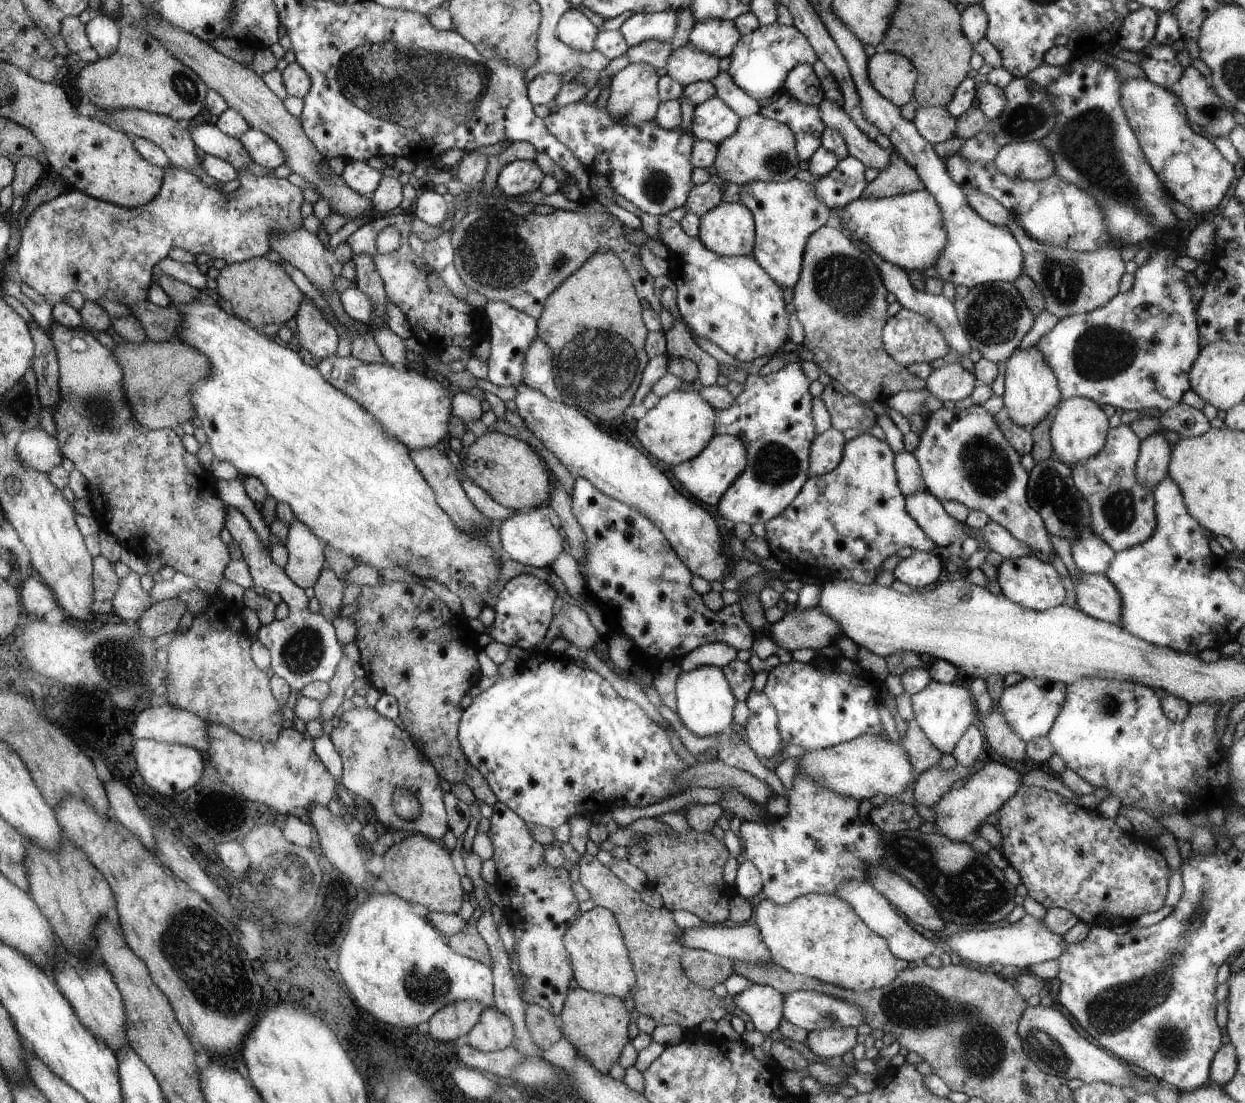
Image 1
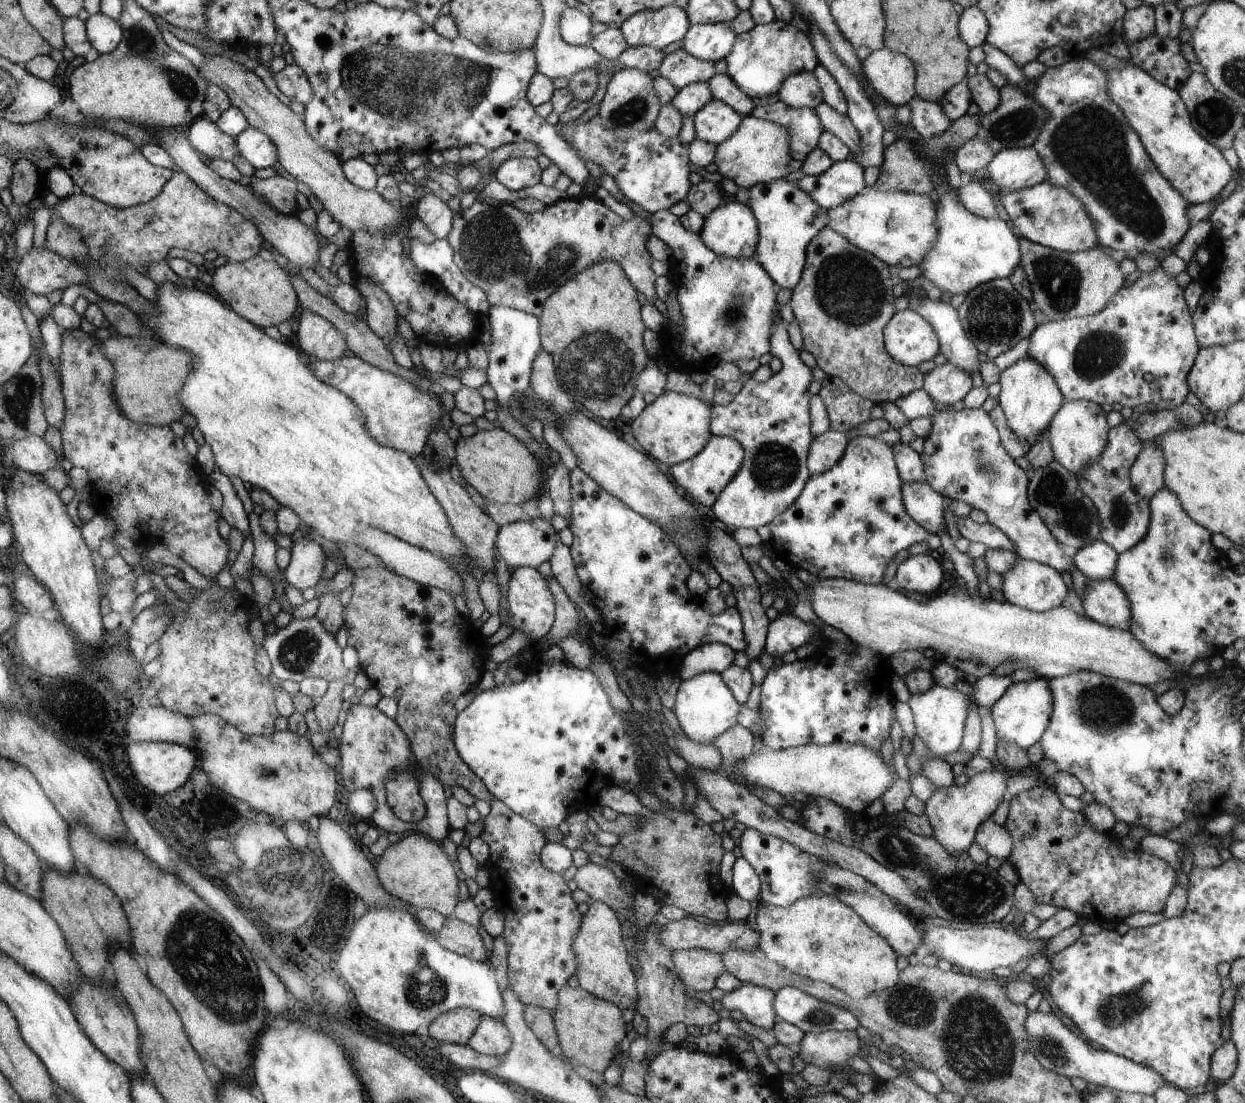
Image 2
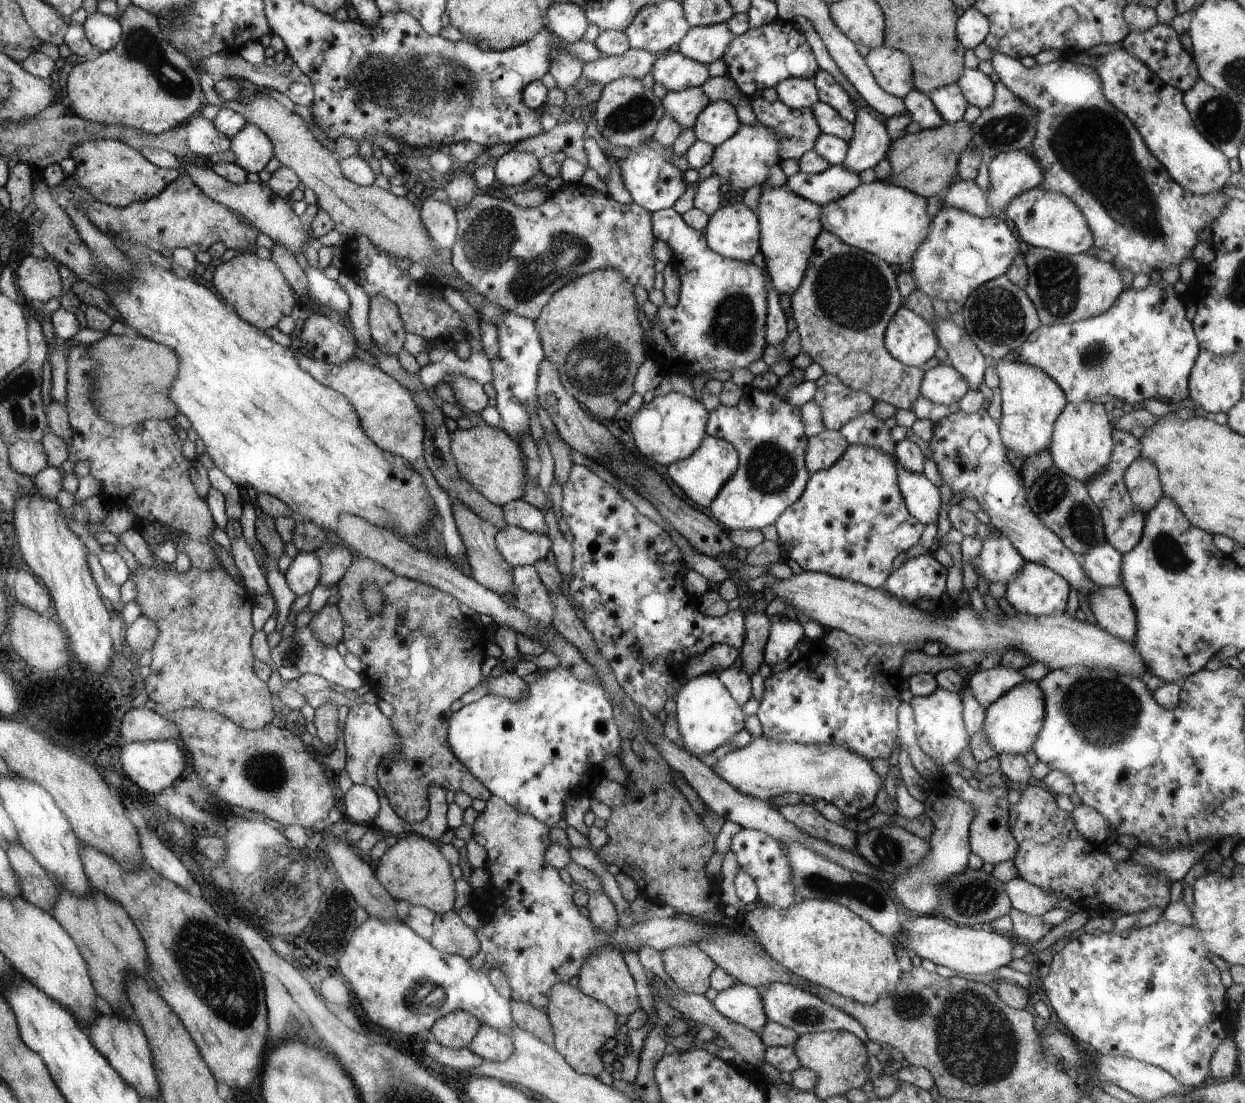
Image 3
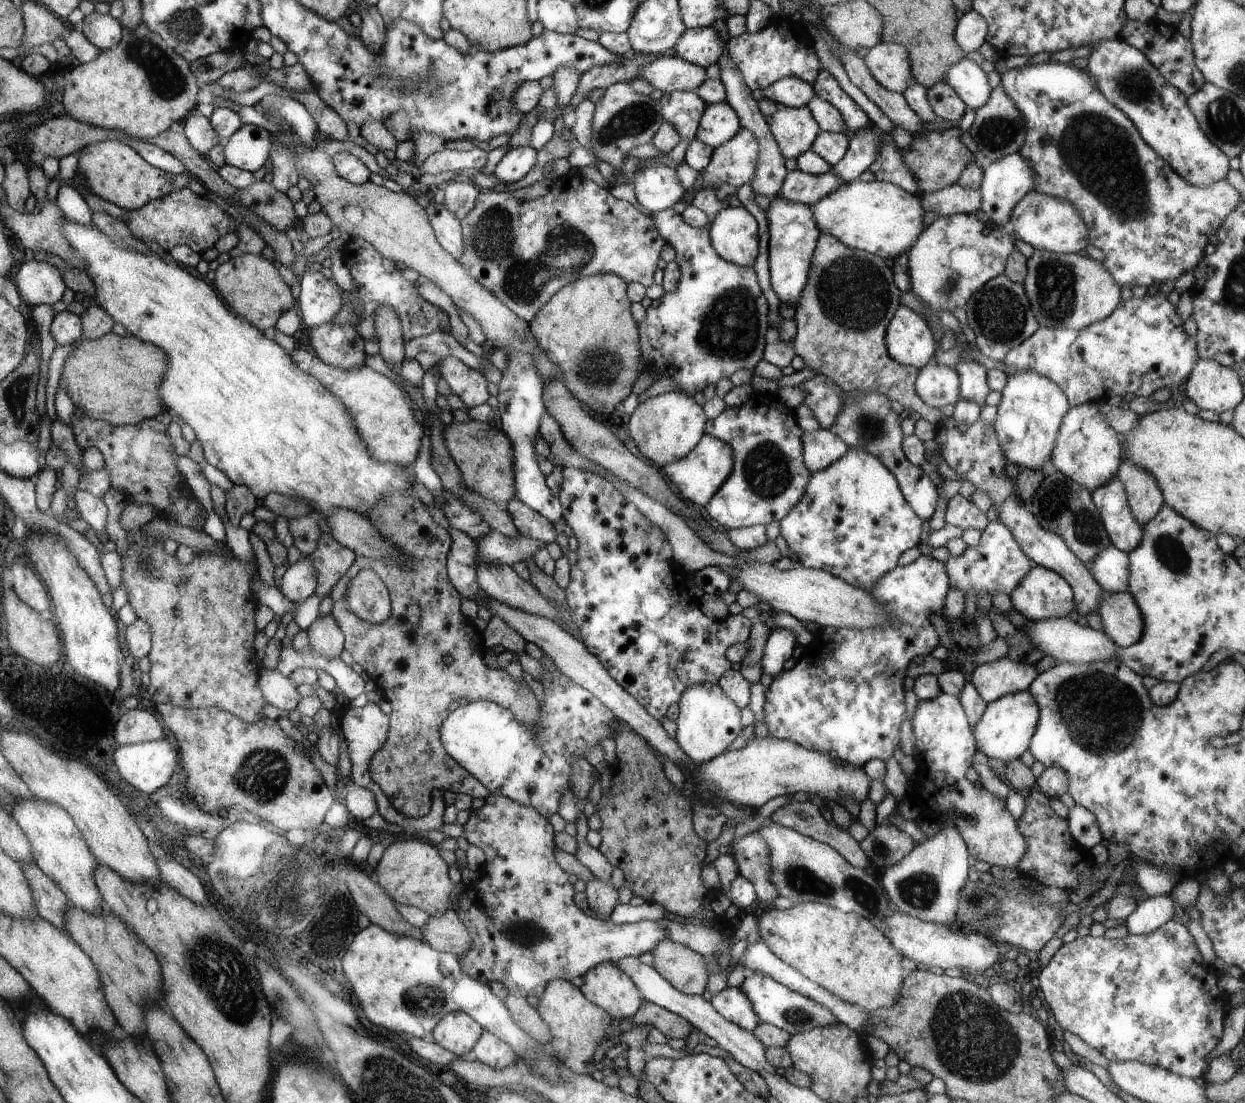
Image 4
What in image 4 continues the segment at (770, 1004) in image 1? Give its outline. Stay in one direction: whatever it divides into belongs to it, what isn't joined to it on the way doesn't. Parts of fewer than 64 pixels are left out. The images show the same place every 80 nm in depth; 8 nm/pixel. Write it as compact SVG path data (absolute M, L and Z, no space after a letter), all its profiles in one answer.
M726 987L711 998L712 1006L724 1018L753 1031L760 1023L751 998L740 987Z

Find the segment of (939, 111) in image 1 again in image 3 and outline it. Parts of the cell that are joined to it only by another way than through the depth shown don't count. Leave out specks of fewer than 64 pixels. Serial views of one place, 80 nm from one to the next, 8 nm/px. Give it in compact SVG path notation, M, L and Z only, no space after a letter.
M912 89L904 98L905 110L910 113L911 120L924 129L935 129L944 124L932 99L918 89Z

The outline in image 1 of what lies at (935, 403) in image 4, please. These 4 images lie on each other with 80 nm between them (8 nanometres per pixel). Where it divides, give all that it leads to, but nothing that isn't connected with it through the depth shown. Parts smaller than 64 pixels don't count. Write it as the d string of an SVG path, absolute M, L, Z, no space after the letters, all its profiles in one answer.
M949 359L946 366L934 369L926 380L926 391L942 402L958 402L971 396L977 386L975 374L955 359Z

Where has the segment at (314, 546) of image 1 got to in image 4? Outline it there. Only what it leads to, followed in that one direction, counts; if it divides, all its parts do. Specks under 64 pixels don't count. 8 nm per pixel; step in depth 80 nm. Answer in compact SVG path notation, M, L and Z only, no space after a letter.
M308 557L290 564L281 578L278 588L292 602L304 602L317 587L317 570Z

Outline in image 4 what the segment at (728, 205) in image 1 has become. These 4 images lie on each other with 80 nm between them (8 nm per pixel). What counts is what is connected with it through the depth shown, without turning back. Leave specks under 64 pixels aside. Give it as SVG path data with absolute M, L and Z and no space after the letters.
M730 204L716 214L714 221L709 224L711 245L728 262L736 263L741 267L754 266L759 255L758 223L753 214L750 214L743 205L732 207Z

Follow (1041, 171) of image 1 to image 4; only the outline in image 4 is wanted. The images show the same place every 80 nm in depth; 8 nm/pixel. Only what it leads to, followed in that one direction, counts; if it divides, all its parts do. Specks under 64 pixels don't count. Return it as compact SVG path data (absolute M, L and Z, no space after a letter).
M1012 153L992 161L983 168L983 179L979 186L981 210L984 216L996 225L1009 226L1009 218L1016 203L1034 189L1035 172L1030 163L1020 154Z

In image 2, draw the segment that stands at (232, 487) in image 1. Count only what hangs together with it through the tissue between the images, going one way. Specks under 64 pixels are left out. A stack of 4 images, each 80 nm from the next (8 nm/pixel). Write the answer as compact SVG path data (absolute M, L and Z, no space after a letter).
M253 510L249 516L249 527L253 538L255 553L252 558L253 566L264 576L279 579L282 571L279 570L275 561L277 544L275 540L265 533L259 515Z

